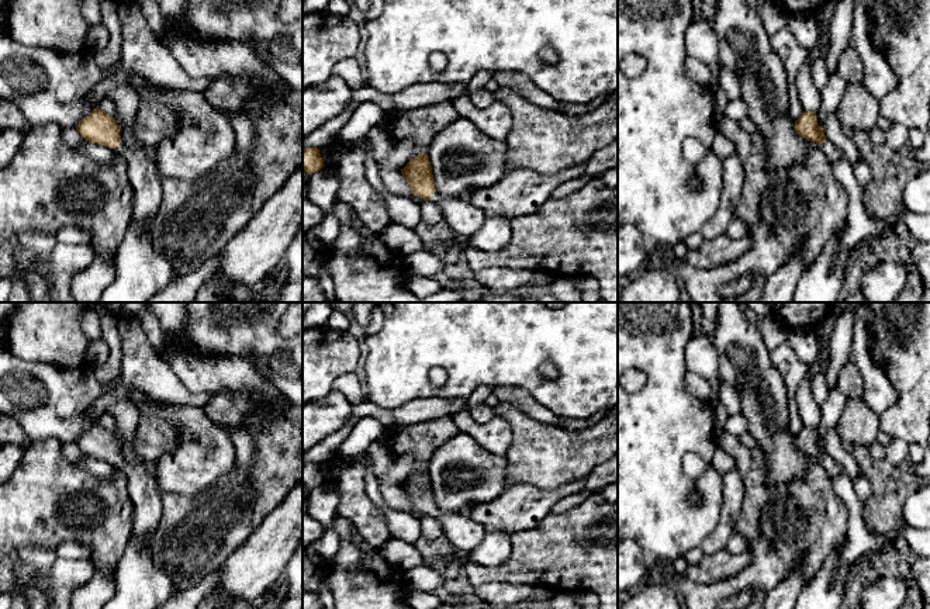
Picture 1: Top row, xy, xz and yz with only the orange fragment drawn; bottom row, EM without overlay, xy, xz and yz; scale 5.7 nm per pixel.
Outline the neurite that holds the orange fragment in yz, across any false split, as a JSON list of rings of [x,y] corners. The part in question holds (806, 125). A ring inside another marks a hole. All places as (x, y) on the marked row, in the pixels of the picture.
[[[803,111],[795,121],[795,131],[799,136],[816,142],[830,163],[844,159],[841,150],[824,136],[824,128],[817,125],[816,113]]]

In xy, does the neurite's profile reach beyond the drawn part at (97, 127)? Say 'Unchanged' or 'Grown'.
Grown

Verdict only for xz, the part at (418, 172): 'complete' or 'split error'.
split error

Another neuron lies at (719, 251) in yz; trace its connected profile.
[[[725,233],[713,239],[705,239],[696,249],[688,249],[687,262],[696,269],[723,266],[740,259],[750,248],[750,235],[732,239]]]

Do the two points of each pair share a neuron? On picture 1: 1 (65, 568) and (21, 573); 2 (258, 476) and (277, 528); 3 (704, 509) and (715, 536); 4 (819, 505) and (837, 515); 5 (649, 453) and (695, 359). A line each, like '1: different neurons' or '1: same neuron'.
1: same neuron
2: different neurons
3: different neurons
4: same neuron
5: different neurons

